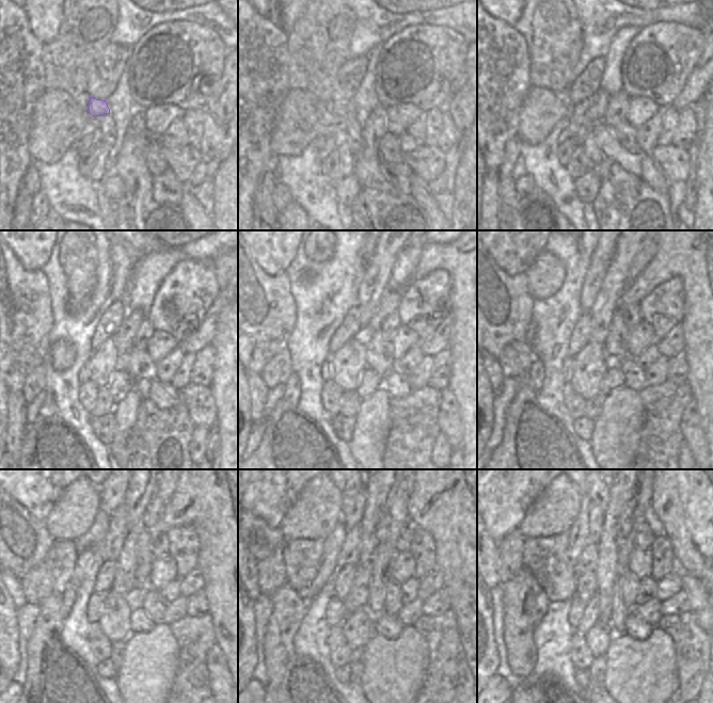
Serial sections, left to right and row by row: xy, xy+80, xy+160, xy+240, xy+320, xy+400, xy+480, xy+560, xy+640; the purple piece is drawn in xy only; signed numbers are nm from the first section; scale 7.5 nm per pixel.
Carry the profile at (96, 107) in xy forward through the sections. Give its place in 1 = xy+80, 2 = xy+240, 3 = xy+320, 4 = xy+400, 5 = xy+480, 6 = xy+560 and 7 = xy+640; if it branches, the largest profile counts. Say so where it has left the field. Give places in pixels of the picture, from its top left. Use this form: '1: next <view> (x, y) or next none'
1: next xy+80 (338, 108)
2: next xy+240 (105, 360)
3: next xy+320 (348, 363)
4: next xy+400 (589, 366)
5: next xy+480 (114, 620)
6: next xy+560 (358, 626)
7: next xy+640 (598, 639)

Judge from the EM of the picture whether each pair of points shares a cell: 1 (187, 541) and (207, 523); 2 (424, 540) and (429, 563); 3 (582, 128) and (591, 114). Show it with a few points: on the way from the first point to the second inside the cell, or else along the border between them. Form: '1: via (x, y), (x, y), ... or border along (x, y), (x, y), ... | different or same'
1: border along (173, 526), (189, 526), (196, 533), (196, 558) | different
2: via (424, 545), (425, 558) | same
3: border along (586, 102), (586, 116), (593, 123) | different

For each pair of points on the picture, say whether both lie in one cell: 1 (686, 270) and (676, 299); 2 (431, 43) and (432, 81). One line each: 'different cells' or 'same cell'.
1: different cells
2: same cell

